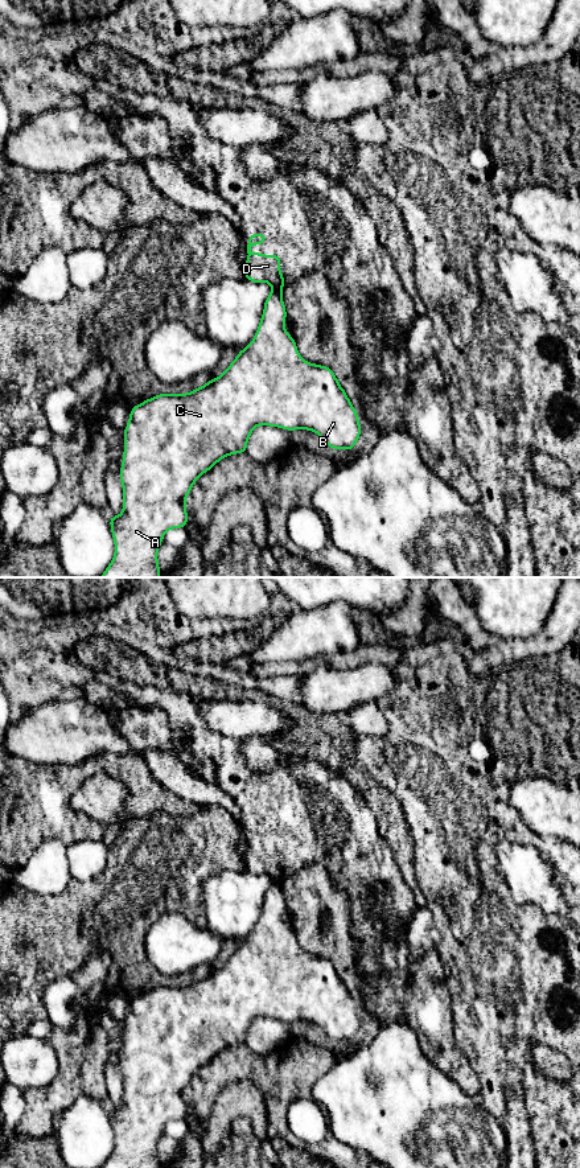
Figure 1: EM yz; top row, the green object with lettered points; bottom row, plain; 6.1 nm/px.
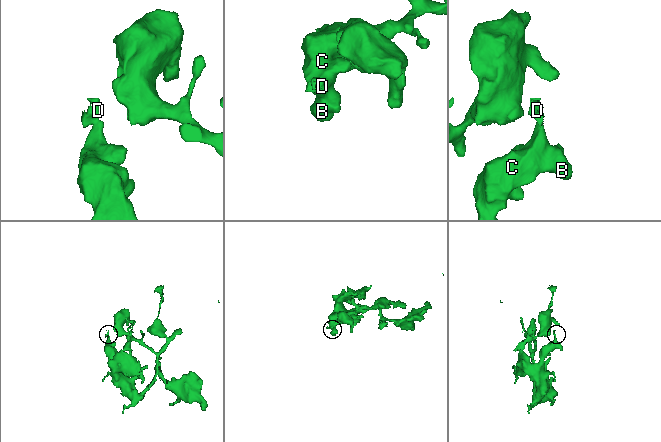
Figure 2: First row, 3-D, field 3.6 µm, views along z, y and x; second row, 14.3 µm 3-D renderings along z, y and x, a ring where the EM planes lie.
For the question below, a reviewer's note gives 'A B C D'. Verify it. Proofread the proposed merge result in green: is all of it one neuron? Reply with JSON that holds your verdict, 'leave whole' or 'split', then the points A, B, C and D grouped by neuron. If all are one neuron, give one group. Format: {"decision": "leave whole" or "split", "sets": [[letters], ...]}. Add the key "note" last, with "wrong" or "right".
{"decision": "split", "sets": [["A", "B", "C"], ["D"]], "note": "wrong"}

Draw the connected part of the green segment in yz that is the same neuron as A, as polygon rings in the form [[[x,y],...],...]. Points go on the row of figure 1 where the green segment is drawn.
[[[272,291],[264,303],[264,312],[254,340],[238,353],[219,378],[210,379],[189,394],[156,395],[131,410],[124,429],[120,469],[123,513],[110,517],[115,555],[100,577],[160,577],[157,550],[169,529],[186,526],[185,501],[194,482],[223,457],[246,453],[248,437],[256,425],[272,425],[288,431],[309,429],[320,435],[333,449],[353,449],[361,435],[358,414],[332,369],[309,363],[300,357],[295,340],[284,328],[285,318],[281,293]]]

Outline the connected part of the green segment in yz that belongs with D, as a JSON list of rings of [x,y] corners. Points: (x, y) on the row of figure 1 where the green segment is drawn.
[[[264,234],[248,235],[248,256],[246,260],[244,277],[254,283],[267,281],[272,285],[273,292],[281,293],[284,287],[284,276],[279,268],[281,258],[279,255],[263,255],[260,252],[256,252],[255,255],[251,254],[251,246],[263,244],[266,239],[267,235]]]

